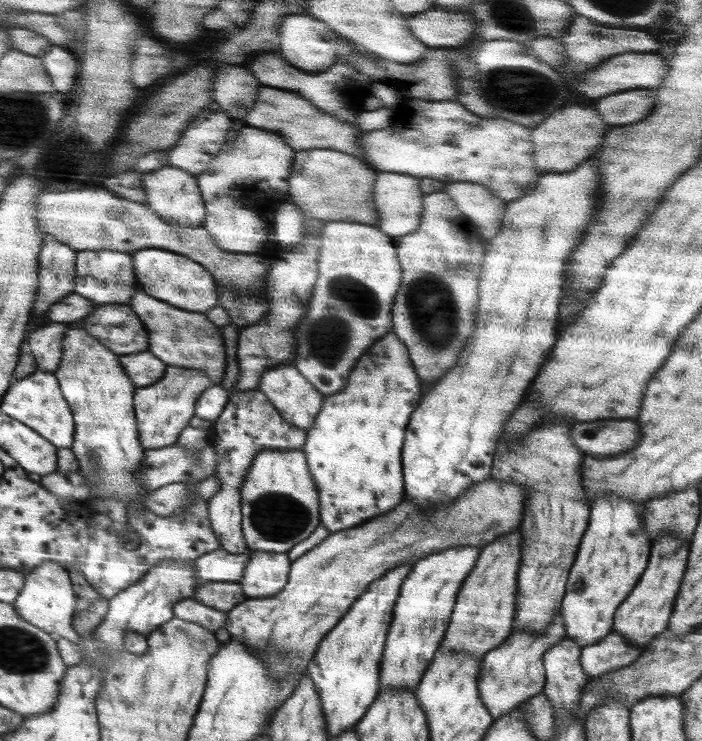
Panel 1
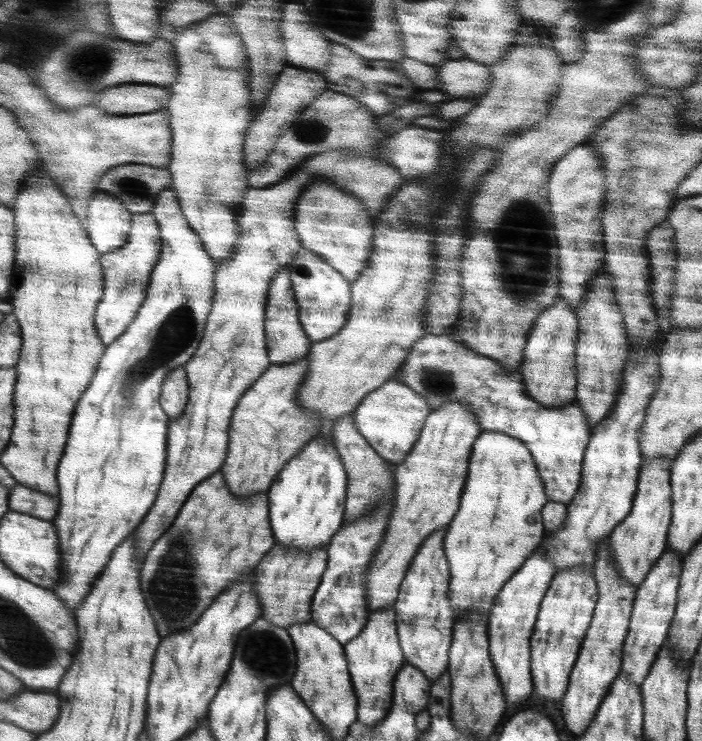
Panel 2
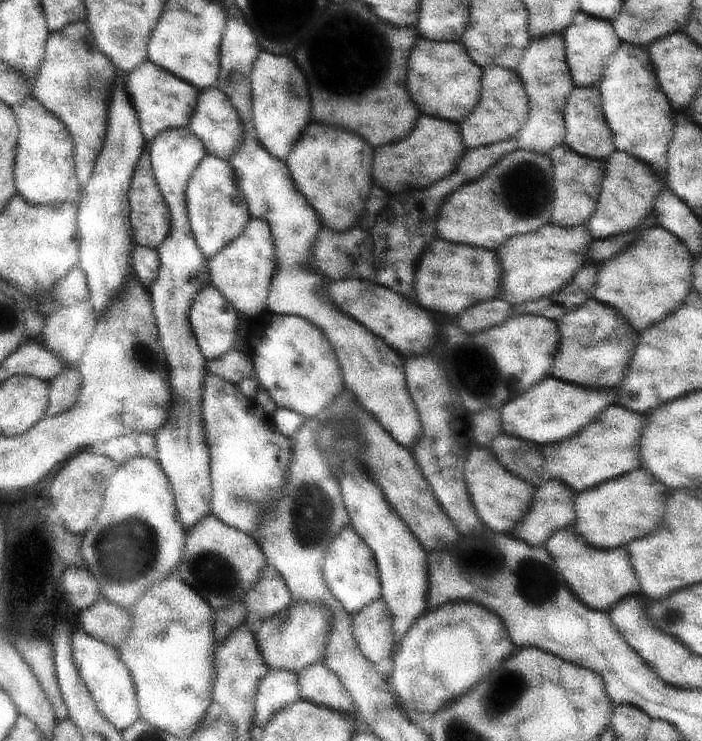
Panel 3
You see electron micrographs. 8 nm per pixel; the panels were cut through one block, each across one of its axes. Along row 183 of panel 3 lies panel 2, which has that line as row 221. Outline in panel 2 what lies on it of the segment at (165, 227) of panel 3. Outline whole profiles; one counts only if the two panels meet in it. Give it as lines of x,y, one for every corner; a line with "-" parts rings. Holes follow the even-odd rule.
134,213
133,231
130,242
125,247
103,254
102,265
105,269
105,298
98,305
97,324
98,332
102,334
102,340
111,345
129,331
130,325
137,319
142,305
149,295
149,288
157,265
161,262
162,253
165,250
165,241
162,240
161,224
154,213

